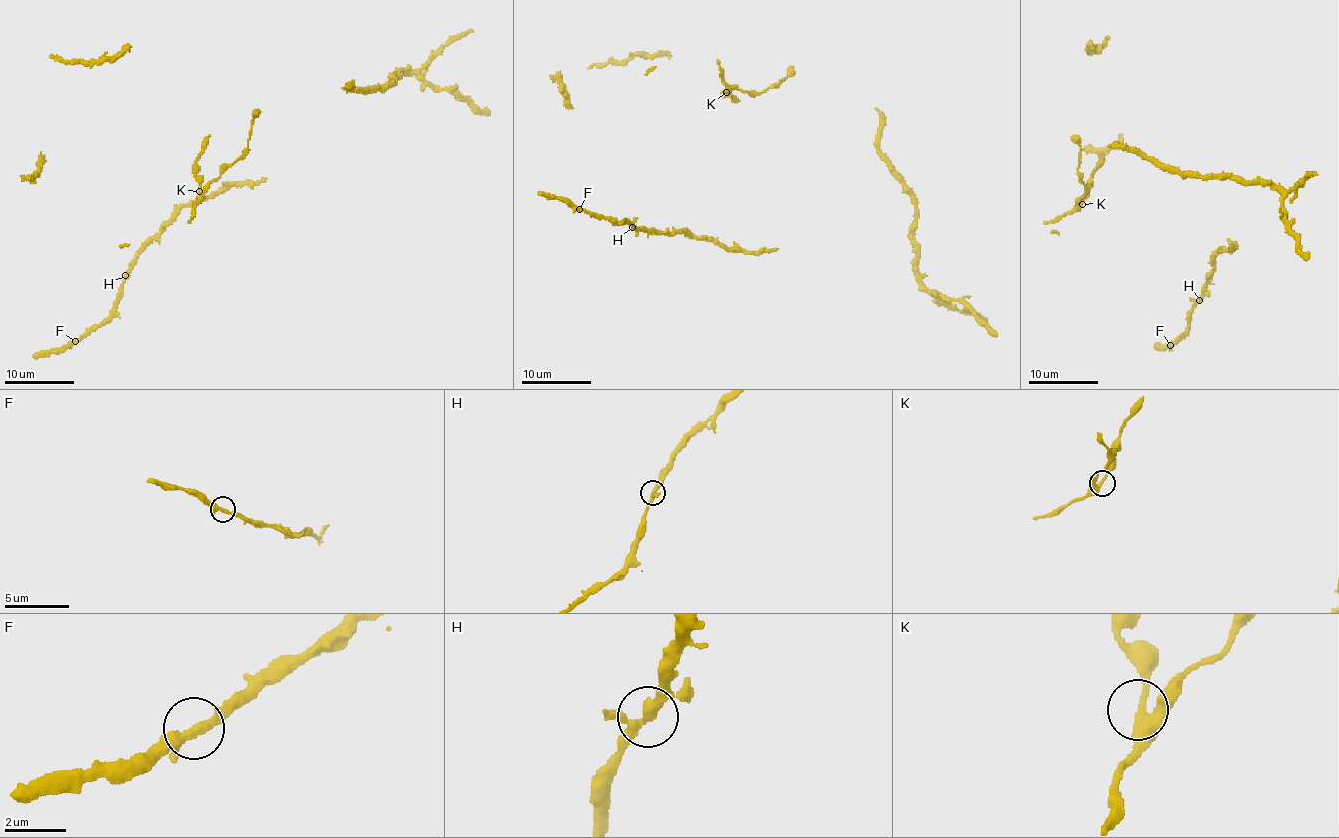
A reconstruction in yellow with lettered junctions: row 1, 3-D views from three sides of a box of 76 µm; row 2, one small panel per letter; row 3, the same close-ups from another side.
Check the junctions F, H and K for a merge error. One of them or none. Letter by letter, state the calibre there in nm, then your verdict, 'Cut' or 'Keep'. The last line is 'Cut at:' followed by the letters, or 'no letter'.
F: Thickness 260 nm. Keep
H: Thickness 280 nm. Keep
K: Thickness 320 nm. Keep
Cut at: no letter

